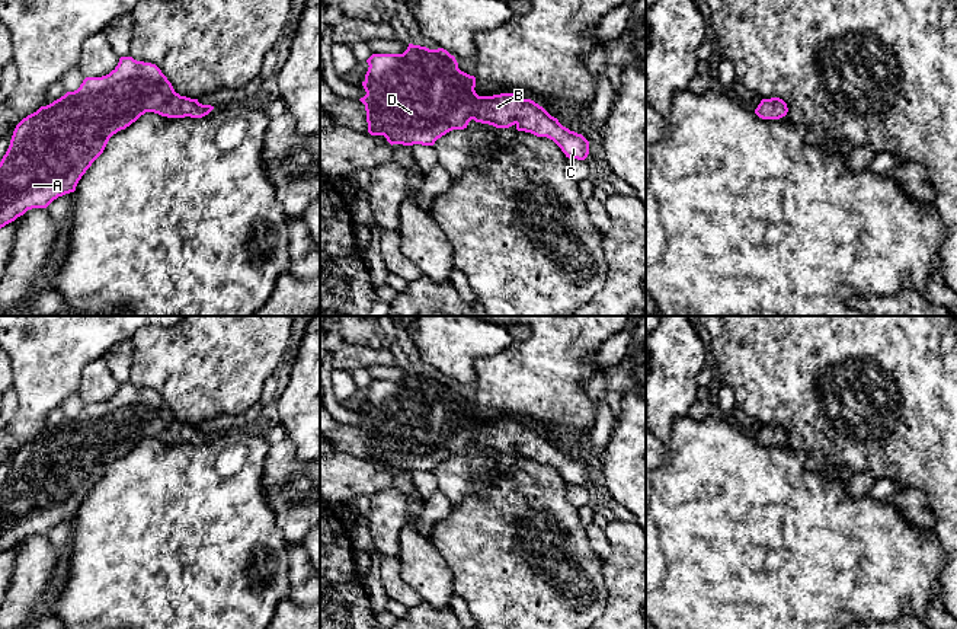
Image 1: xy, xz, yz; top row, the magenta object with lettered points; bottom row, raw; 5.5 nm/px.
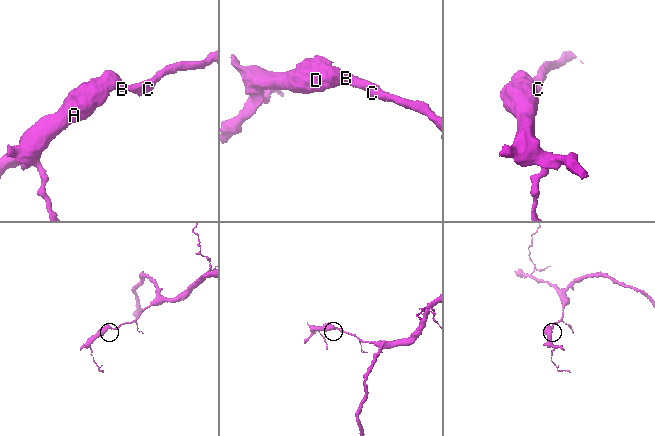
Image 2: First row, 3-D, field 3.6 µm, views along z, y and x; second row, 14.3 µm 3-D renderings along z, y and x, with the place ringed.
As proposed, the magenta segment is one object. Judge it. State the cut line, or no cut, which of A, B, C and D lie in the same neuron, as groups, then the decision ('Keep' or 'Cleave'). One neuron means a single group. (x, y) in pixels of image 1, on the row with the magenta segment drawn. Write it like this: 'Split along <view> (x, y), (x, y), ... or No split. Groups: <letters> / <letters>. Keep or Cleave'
No split. Groups: A B C D. Keep

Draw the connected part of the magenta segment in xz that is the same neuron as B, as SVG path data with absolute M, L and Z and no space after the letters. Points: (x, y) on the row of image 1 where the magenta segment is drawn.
M409 44L403 54L372 54L362 86L367 92L359 100L365 105L368 132L384 135L387 141L403 146L433 146L438 138L452 130L464 130L468 122L489 124L496 128L516 127L518 131L553 140L569 159L585 160L589 141L563 127L542 106L515 93L478 96L476 77L458 68L454 55L447 50L429 50Z

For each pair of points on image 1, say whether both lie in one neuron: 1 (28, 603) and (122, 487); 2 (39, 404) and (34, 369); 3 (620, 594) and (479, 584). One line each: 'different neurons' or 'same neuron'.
1: different neurons
2: same neuron
3: different neurons

